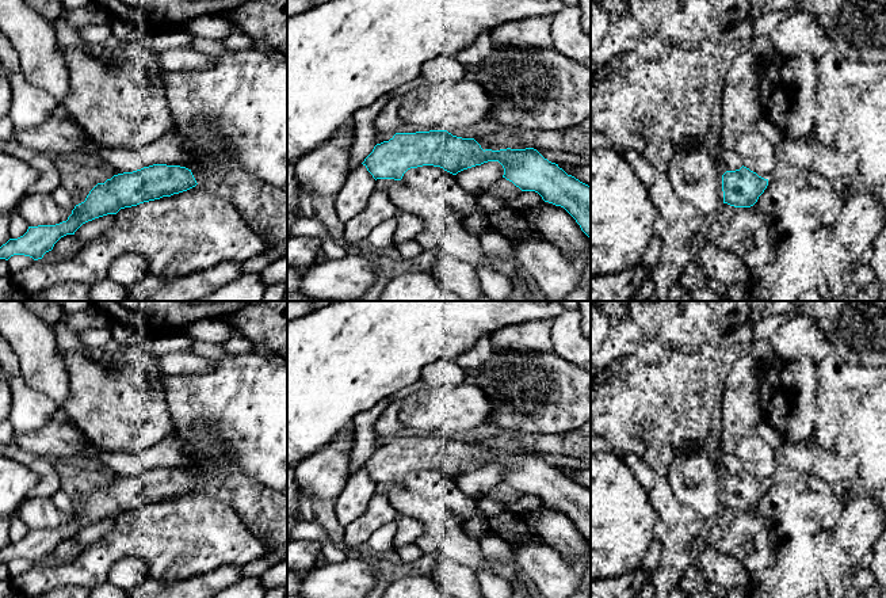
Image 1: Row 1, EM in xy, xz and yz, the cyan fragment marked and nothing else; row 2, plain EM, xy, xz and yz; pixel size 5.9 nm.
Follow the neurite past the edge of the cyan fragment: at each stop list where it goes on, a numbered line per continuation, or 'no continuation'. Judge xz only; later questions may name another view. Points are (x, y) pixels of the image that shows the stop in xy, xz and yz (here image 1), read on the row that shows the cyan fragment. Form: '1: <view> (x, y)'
no continuation

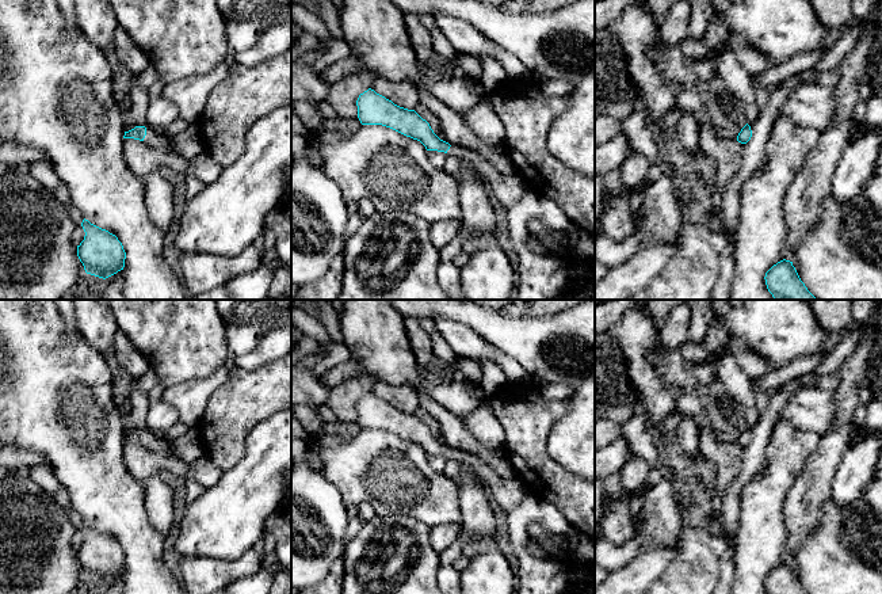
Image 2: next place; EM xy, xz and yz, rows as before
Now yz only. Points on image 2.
no continuation

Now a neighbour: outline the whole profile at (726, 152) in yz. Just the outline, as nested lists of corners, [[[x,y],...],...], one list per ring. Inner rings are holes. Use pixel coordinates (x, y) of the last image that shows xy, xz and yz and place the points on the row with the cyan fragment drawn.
[[[700,123],[699,149],[703,156],[711,157],[717,165],[713,206],[718,216],[722,209],[723,190],[741,167],[742,144],[737,138],[719,138],[711,125]]]

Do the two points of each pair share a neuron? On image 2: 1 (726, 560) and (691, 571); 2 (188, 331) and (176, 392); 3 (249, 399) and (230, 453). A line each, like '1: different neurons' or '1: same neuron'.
1: different neurons
2: different neurons
3: same neuron

